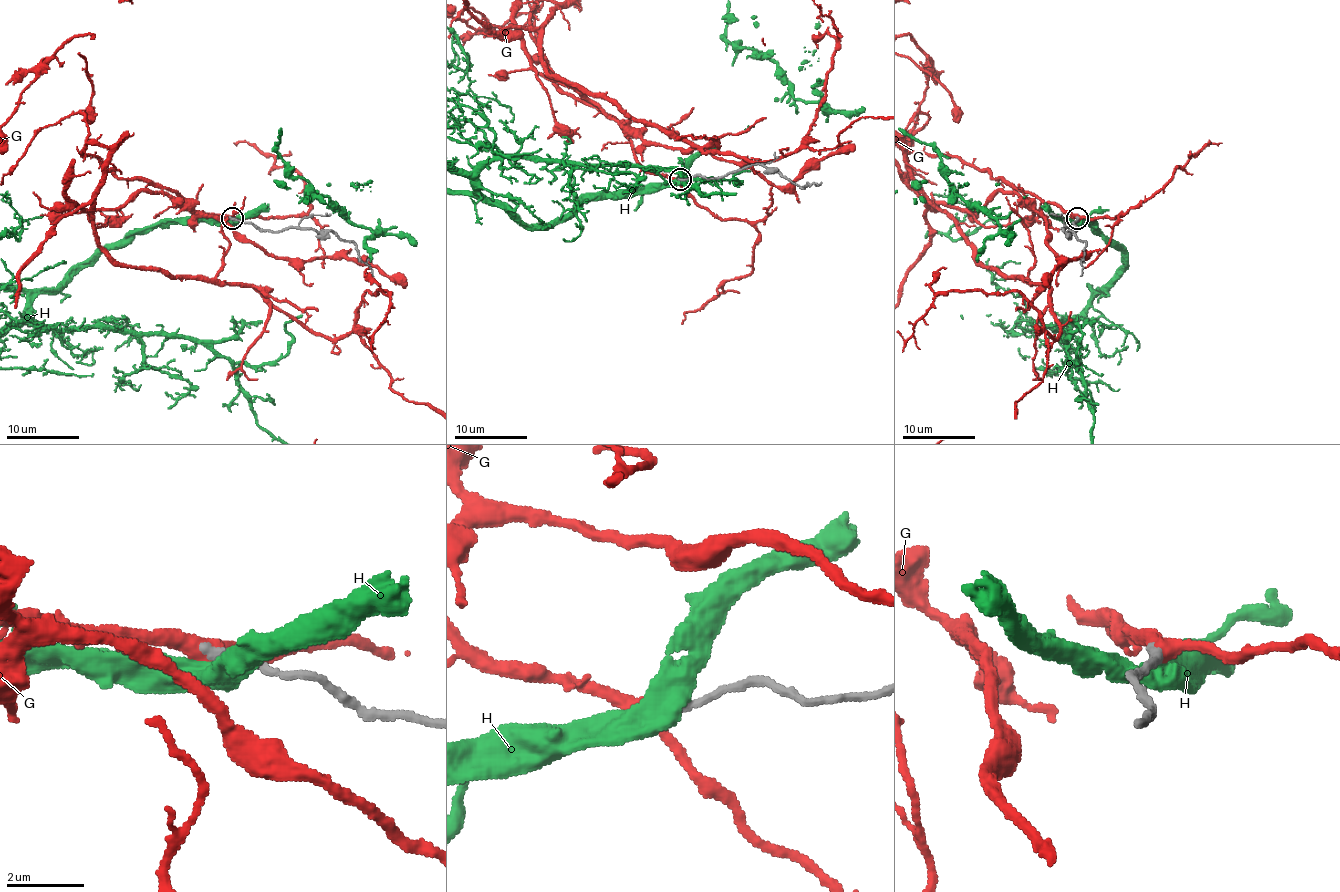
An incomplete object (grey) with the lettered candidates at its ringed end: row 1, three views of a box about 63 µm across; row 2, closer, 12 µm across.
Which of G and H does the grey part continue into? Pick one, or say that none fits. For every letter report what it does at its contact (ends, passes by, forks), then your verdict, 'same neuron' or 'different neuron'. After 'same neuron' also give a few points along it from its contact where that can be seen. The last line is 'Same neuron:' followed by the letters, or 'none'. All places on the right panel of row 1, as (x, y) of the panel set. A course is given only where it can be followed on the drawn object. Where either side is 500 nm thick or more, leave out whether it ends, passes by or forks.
G: it passes by | same neuron
H: different neuron
Same neuron: G

